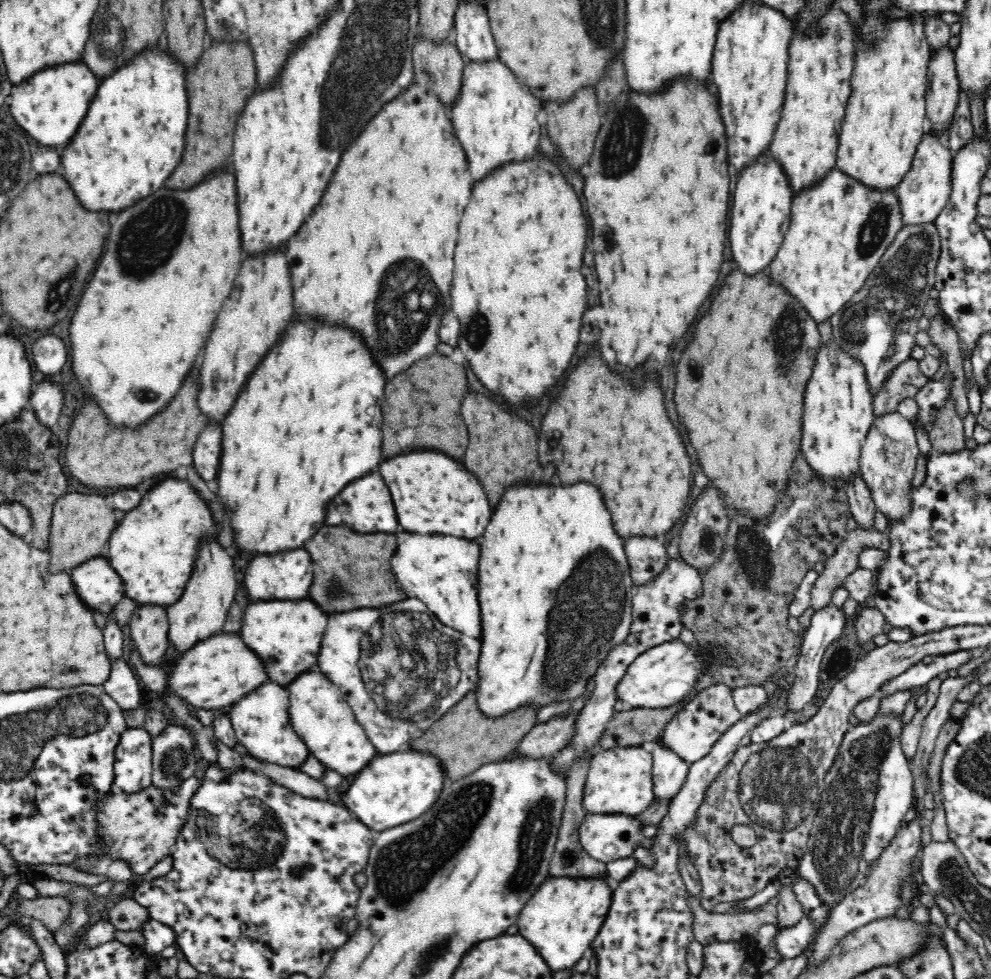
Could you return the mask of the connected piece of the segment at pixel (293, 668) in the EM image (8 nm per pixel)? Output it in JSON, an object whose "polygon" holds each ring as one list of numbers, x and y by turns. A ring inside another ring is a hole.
{"polygon":[[290,600,256,602,244,610,242,640,246,642,248,648,252,648,260,656,268,672,268,678,284,686,284,684,290,684,298,674,316,666,318,654,320,654,320,642,326,628,324,624,326,624,326,616,308,600,304,600,302,604,296,604],[278,636,284,636,284,638,278,638]]}

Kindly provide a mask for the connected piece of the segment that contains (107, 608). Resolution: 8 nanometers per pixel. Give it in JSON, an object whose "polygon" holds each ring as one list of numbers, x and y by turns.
{"polygon":[[104,556,92,558,69,573,80,600,100,614,111,614,125,596,123,580]]}

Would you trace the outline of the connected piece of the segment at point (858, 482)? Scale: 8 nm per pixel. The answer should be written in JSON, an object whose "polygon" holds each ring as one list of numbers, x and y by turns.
{"polygon":[[860,472,852,480,848,480,845,491,847,492,851,516,856,521,857,526,864,530,872,528,877,508]]}

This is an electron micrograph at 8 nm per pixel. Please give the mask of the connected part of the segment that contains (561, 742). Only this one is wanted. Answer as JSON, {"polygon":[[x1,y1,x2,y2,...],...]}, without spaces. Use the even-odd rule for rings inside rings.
{"polygon":[[579,712,555,715,545,722,534,725,531,731,519,742,514,755,528,758,548,758,557,751,569,747,569,740,574,734,574,721]]}

